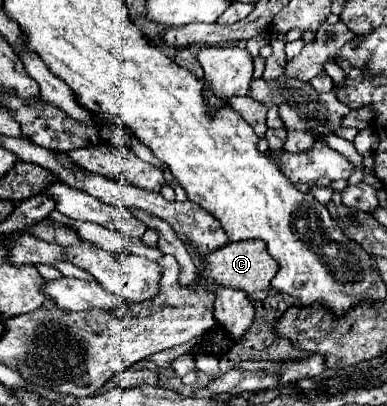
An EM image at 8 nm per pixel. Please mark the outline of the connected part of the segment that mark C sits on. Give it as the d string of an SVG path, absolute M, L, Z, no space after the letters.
M246 240L246 242L232 242L224 248L206 256L206 270L200 278L212 278L220 286L244 290L254 302L268 298L270 282L278 272L278 262L266 252L266 244L262 240Z

